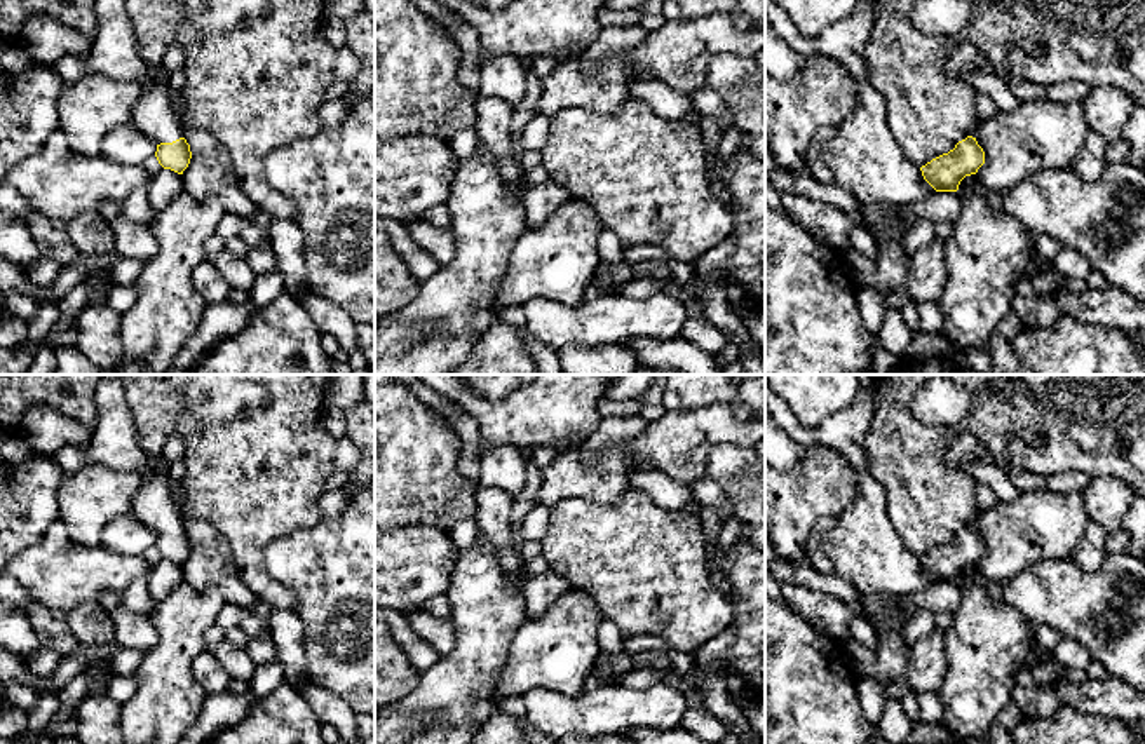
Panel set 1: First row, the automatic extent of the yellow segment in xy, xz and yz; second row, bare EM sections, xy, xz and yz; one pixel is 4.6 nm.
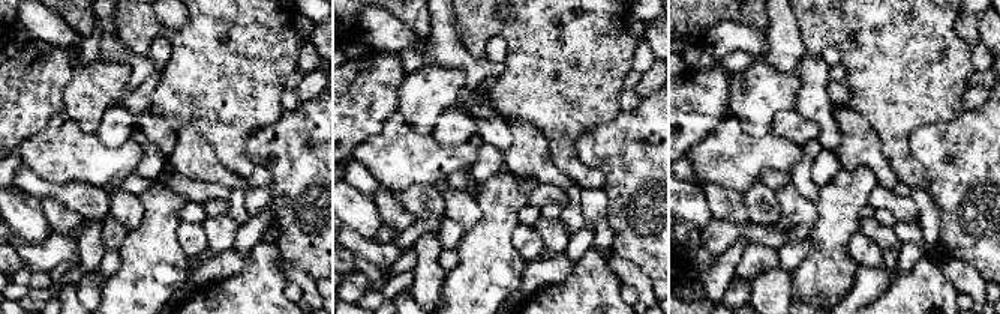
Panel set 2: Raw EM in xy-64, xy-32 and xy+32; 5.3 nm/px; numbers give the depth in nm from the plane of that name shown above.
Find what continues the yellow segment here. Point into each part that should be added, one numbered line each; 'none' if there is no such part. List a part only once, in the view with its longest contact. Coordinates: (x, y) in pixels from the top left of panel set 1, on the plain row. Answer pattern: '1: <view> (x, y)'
1: xy (154, 506)

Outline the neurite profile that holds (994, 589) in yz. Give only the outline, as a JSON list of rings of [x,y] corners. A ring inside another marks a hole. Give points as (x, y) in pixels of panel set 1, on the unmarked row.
[[[965,570],[965,573],[964,573],[962,577],[959,575],[957,584],[959,584],[960,587],[964,587],[964,585],[967,585],[967,584],[978,584],[978,585],[981,585],[981,587],[986,591],[988,598],[990,598],[993,603],[999,603],[999,601],[1002,599],[1002,585],[997,584],[997,582],[993,582],[993,580],[988,580],[986,577],[983,577],[983,575],[978,573],[978,572],[969,572],[969,570]]]

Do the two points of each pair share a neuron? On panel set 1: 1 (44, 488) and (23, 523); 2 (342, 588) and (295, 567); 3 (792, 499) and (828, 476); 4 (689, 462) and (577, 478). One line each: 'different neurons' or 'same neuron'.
1: same neuron
2: same neuron
3: same neuron
4: same neuron

